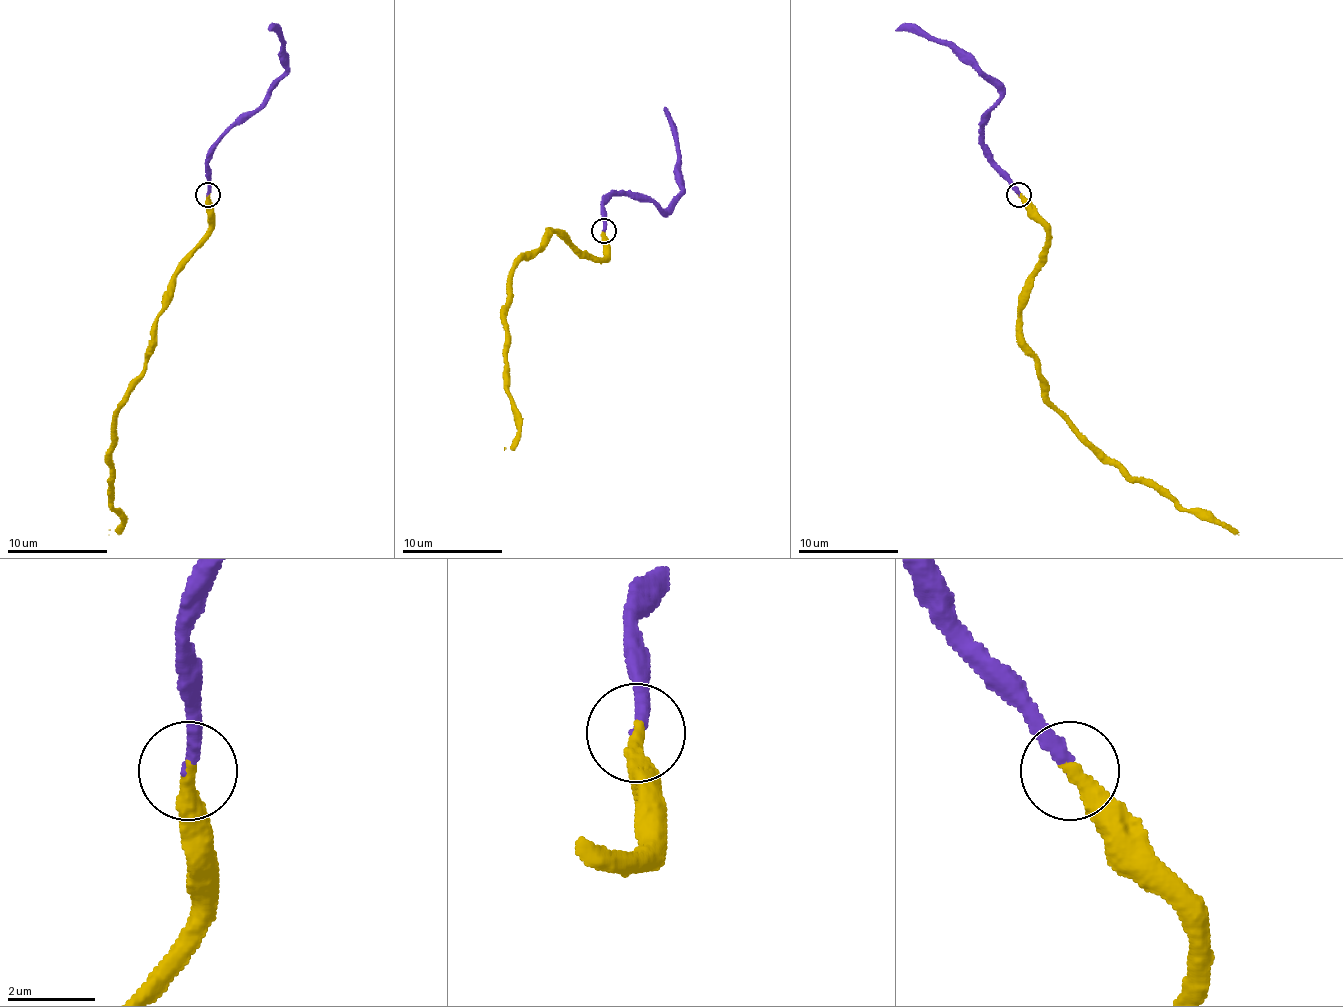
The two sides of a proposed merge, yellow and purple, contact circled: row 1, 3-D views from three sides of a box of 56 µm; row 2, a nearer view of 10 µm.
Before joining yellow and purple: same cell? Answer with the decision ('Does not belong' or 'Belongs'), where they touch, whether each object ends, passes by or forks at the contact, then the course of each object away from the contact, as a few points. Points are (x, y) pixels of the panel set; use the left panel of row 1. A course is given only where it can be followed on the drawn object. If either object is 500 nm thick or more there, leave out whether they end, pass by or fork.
Belongs. Place: (208, 194). At the ring yellow ends. At the ring purple ends. Course of yellow: (208, 194), (208, 236), (176, 277), (143, 377), (115, 417), (110, 503), (123, 523), (108, 535). Course of purple: (208, 194), (208, 156), (218, 141), (248, 116), (284, 71), (284, 43), (274, 31), (269, 31)

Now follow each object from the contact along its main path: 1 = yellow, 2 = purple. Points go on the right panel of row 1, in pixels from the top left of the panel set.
1: (1018, 194), (1046, 226), (1046, 257), (1021, 317), (1021, 347), (1046, 397), (1131, 477), (1154, 480), (1239, 535)
2: (1018, 194), (983, 141), (983, 116), (1000, 96), (980, 71), (943, 43), (910, 31), (895, 31)

